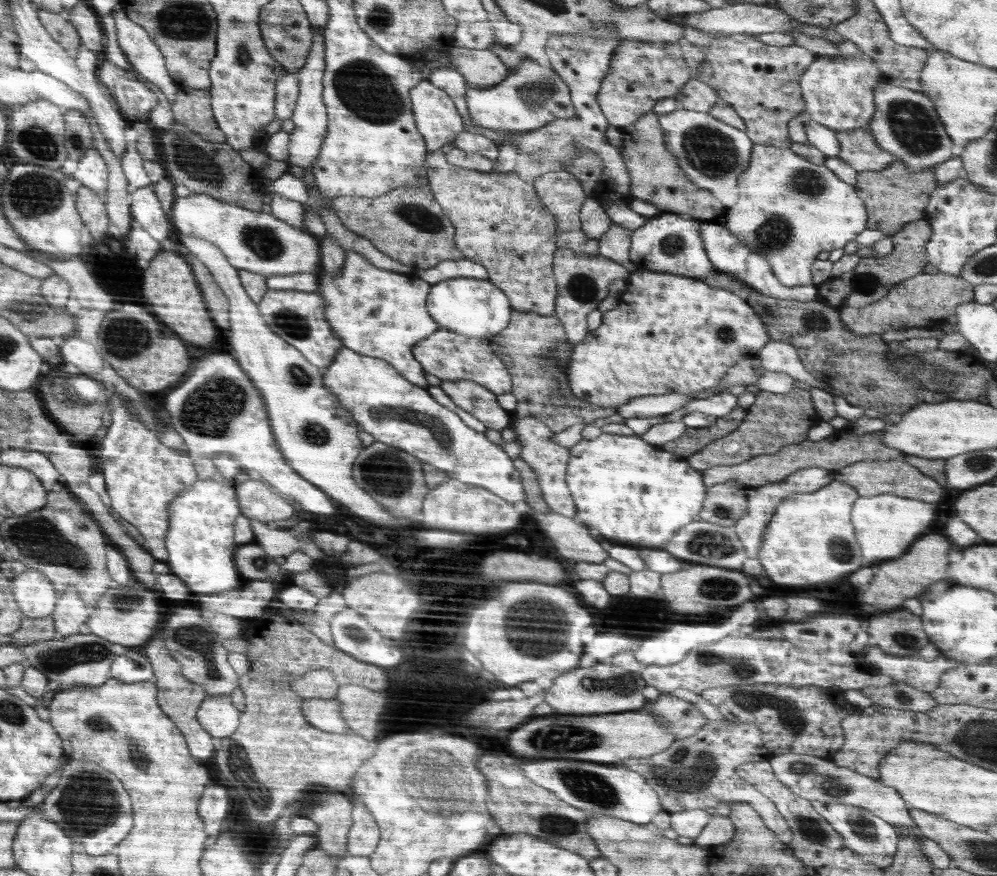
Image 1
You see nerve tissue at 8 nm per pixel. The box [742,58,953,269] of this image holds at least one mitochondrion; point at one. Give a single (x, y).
(913, 126)

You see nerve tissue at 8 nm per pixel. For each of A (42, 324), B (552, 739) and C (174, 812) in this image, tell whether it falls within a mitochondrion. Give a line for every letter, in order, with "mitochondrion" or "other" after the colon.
A: other
B: mitochondrion
C: other

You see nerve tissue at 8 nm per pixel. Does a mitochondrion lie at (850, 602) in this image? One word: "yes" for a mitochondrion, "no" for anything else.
no

